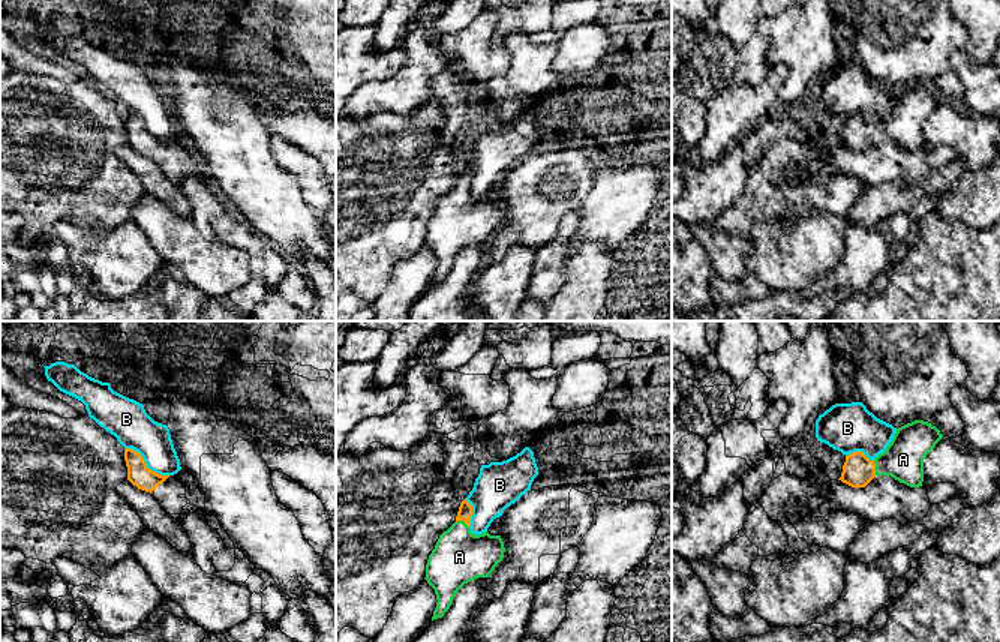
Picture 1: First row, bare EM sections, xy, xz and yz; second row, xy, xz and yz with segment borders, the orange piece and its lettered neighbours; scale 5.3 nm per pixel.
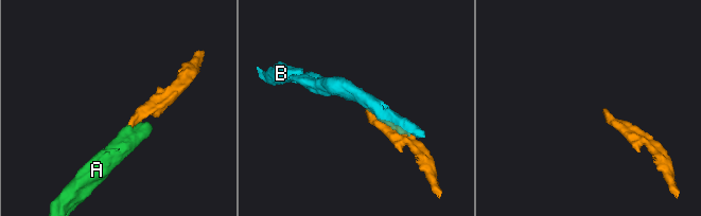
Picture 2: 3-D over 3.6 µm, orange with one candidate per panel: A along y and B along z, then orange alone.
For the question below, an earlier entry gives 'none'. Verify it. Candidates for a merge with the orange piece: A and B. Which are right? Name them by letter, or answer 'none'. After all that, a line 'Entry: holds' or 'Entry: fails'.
A
Entry: fails

